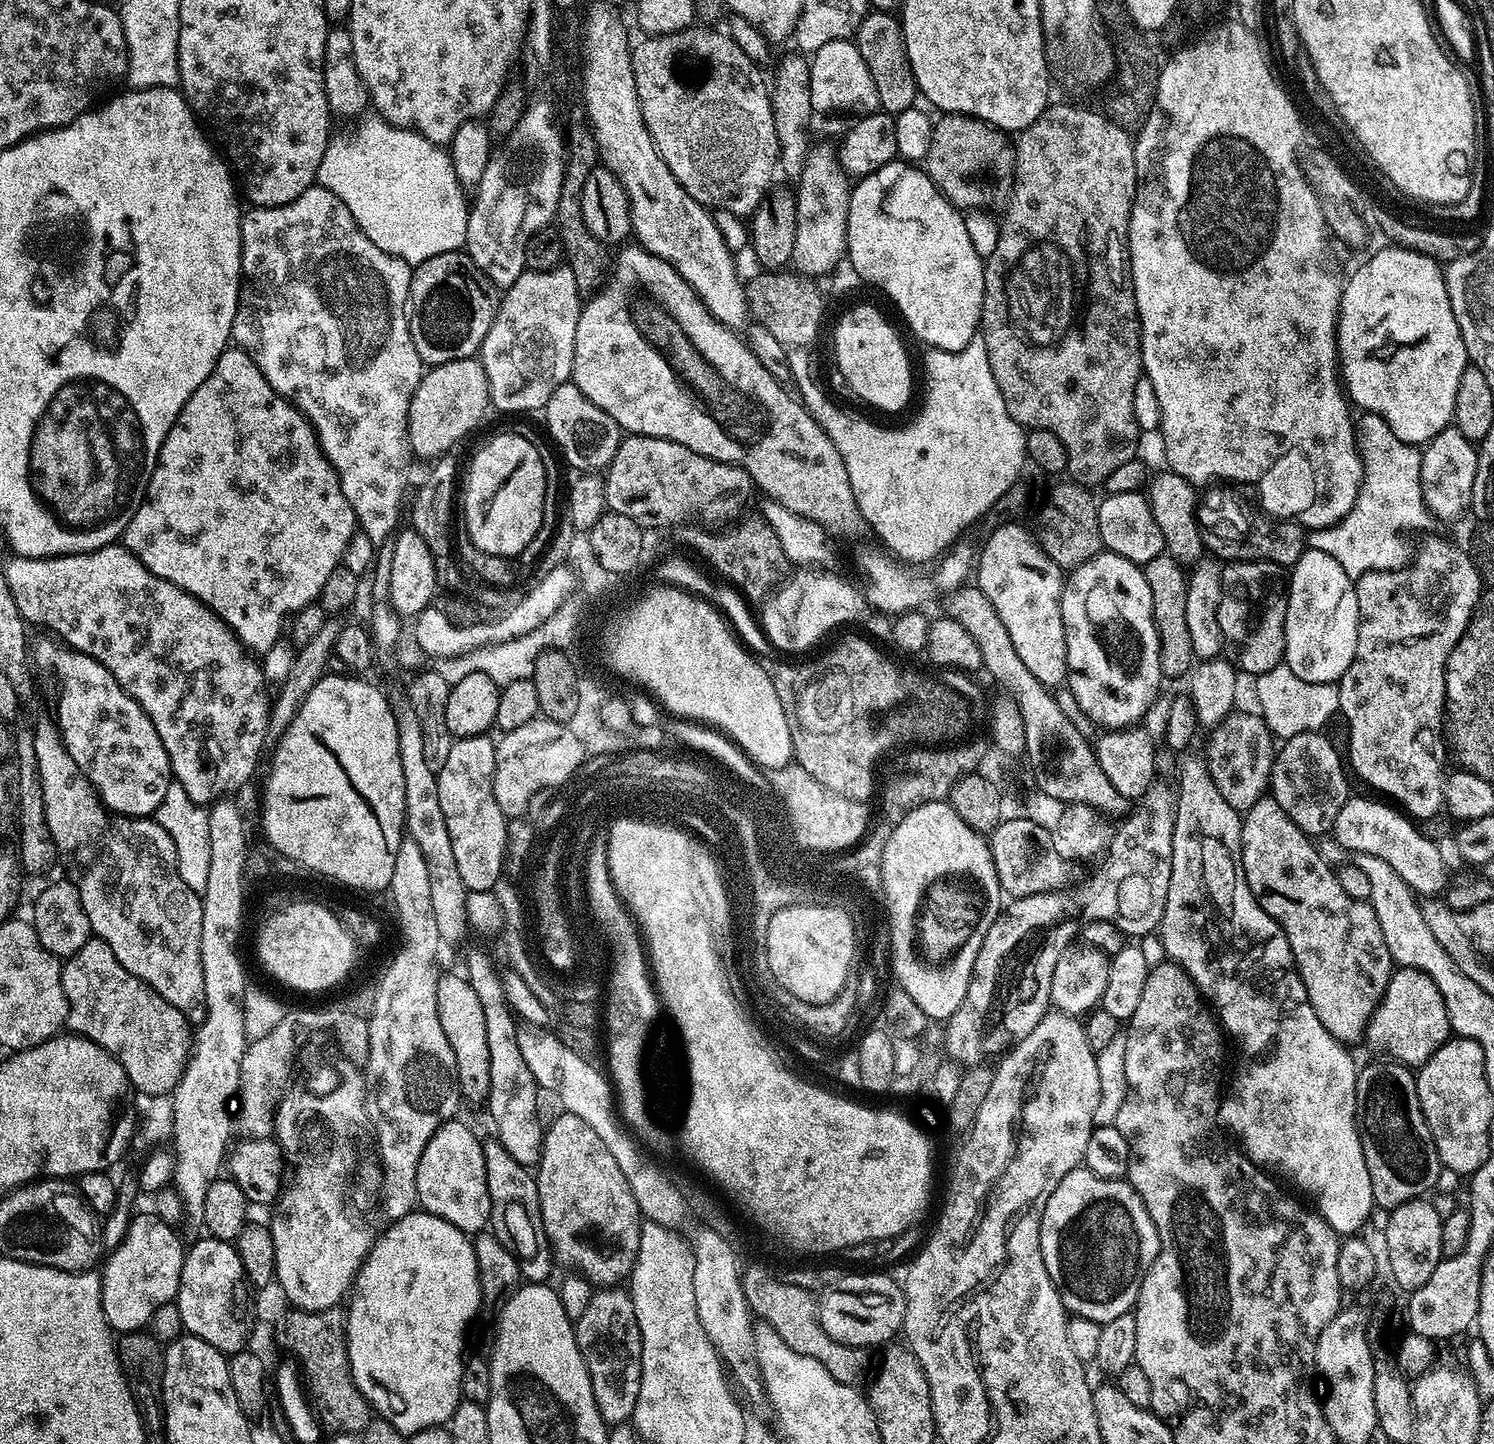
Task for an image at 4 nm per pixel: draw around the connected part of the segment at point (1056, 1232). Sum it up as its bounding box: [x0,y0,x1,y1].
[1040,1166,1160,1325]

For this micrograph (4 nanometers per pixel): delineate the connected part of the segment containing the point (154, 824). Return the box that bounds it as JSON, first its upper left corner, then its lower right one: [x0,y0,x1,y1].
[33,723,204,1014]

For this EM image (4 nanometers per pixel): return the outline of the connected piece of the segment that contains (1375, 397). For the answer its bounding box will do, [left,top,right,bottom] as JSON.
[1336,246,1470,446]

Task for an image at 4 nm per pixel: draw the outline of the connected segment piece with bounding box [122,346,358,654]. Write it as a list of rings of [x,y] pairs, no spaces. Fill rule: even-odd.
[[[229,346],[225,348],[224,352],[218,358],[218,362],[216,364],[219,366],[219,368],[230,368],[230,366],[232,366],[232,368],[244,368],[242,372],[218,372],[218,374],[222,374],[222,376],[218,376],[218,374],[214,375],[216,378],[218,378],[218,386],[220,386],[220,388],[218,388],[218,392],[220,392],[218,396],[222,396],[222,402],[226,402],[226,404],[222,404],[222,406],[230,406],[230,412],[236,412],[236,410],[240,408],[240,412],[242,412],[242,428],[246,428],[246,430],[248,430],[248,436],[250,436],[248,444],[250,444],[250,442],[252,442],[252,444],[250,444],[248,448],[240,448],[238,452],[234,452],[234,454],[238,454],[238,458],[230,458],[230,460],[196,460],[196,458],[184,458],[184,456],[178,456],[178,446],[174,446],[174,434],[178,434],[178,432],[170,429],[166,434],[166,438],[162,442],[162,446],[160,447],[160,453],[156,459],[156,469],[154,469],[152,472],[152,477],[148,483],[148,491],[144,497],[142,506],[138,506],[138,514],[134,514],[134,518],[130,522],[130,526],[126,526],[126,530],[124,531],[122,537],[122,543],[124,547],[127,548],[129,552],[135,554],[135,556],[138,557],[138,559],[140,559],[140,561],[143,562],[143,564],[148,569],[150,569],[150,571],[153,572],[155,576],[170,582],[174,586],[178,586],[182,590],[186,590],[192,596],[197,596],[198,599],[200,599],[200,601],[203,602],[213,614],[215,614],[215,616],[222,618],[226,623],[228,623],[228,625],[230,625],[230,627],[232,627],[232,631],[235,632],[236,636],[239,637],[241,641],[243,641],[246,648],[253,650],[258,654],[265,654],[272,646],[274,646],[276,640],[282,636],[282,633],[286,628],[286,621],[289,618],[295,617],[296,613],[303,610],[303,608],[308,604],[315,604],[317,601],[319,601],[320,592],[323,590],[323,586],[326,584],[326,578],[330,577],[330,574],[333,573],[335,567],[338,567],[342,564],[344,555],[346,554],[346,546],[350,542],[350,538],[356,535],[358,531],[358,525],[356,522],[356,515],[350,506],[350,502],[346,502],[346,494],[342,494],[342,486],[340,485],[338,474],[334,470],[332,463],[329,462],[324,456],[324,451],[322,451],[320,448],[320,443],[316,437],[316,432],[312,428],[312,423],[308,421],[305,416],[303,416],[303,414],[301,414],[301,412],[296,409],[296,407],[294,407],[294,405],[291,404],[288,399],[286,399],[286,397],[280,396],[276,393],[274,386],[270,386],[270,382],[266,382],[266,378],[262,374],[262,370],[258,370],[258,366],[253,362],[252,359],[248,357],[248,353],[245,352],[243,348],[239,346]],[[228,374],[232,374],[232,378],[244,378],[244,384],[242,384],[242,388],[250,388],[250,406],[252,406],[252,402],[254,402],[254,406],[252,406],[252,408],[244,408],[244,406],[246,406],[244,402],[248,402],[248,400],[246,400],[246,392],[242,392],[242,390],[240,390],[240,384],[238,384],[238,388],[232,388],[232,390],[228,388],[228,390],[226,390],[226,384],[224,384],[224,382],[228,380]]]

